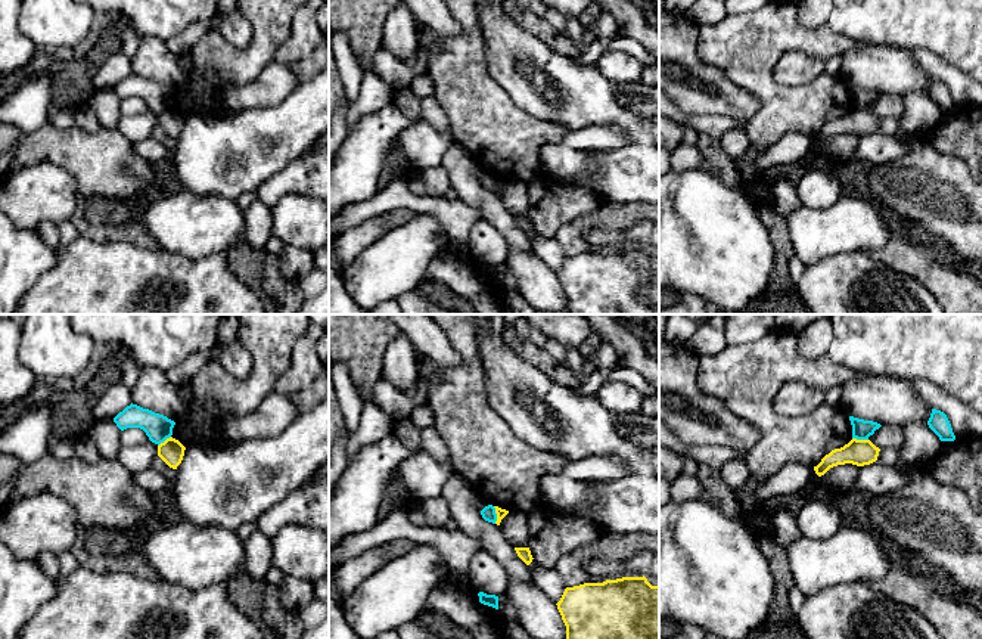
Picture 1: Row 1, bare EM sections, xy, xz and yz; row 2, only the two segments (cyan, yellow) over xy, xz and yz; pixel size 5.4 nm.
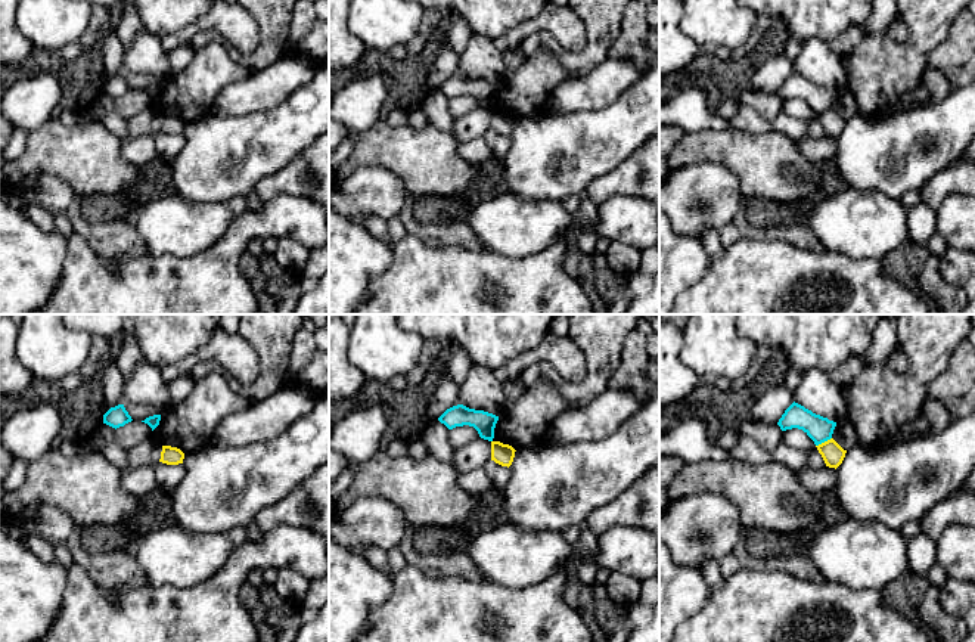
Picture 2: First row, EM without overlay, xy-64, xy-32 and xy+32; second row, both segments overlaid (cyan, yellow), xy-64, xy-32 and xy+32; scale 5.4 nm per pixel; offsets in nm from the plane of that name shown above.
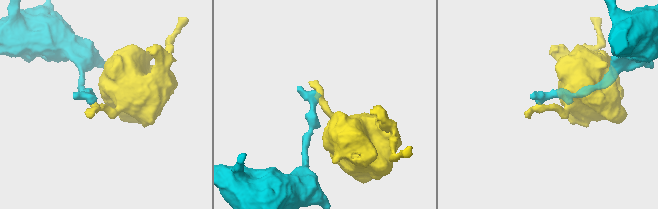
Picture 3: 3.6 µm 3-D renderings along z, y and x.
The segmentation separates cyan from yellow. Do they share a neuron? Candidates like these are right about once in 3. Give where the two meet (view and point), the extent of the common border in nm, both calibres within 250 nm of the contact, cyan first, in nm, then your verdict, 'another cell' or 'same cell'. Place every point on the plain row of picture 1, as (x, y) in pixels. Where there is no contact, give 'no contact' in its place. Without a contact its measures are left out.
contact xz (496, 185); length 100 nm; calibres 80 and 50 nm; another cell

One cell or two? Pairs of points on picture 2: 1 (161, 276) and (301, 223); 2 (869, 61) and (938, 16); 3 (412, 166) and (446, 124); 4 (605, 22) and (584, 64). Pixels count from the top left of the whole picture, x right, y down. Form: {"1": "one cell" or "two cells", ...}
{"1": "one cell", "2": "one cell", "3": "two cells", "4": "one cell"}

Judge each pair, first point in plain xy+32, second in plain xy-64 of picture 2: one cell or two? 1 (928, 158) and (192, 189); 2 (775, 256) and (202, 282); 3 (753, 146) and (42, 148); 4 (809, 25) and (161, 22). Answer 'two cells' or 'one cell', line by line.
1: one cell
2: one cell
3: one cell
4: one cell

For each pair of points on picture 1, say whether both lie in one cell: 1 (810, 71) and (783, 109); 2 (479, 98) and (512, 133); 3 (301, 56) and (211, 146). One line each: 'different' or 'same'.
1: different
2: same
3: different

